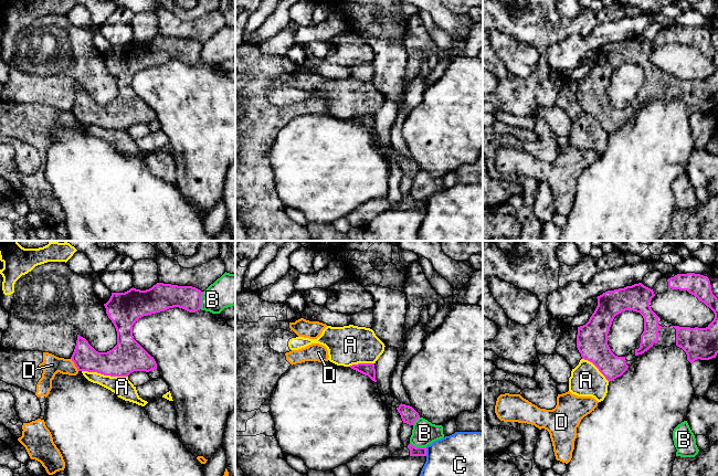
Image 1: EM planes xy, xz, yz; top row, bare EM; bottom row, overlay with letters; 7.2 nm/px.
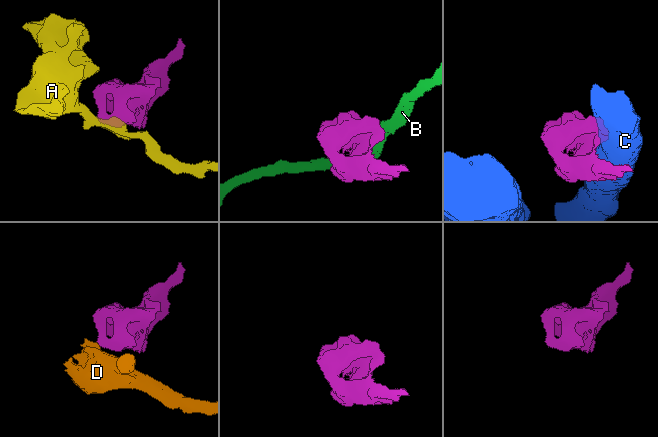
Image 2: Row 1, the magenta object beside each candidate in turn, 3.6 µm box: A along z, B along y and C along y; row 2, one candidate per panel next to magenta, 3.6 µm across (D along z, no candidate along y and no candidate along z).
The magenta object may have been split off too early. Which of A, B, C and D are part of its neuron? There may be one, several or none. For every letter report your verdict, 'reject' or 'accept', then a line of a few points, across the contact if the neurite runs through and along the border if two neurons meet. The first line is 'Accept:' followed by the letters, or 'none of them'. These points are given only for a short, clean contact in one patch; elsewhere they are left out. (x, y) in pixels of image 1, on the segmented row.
Accept: none of them
A: reject; line xy (82, 370), (127, 377)
B: reject
C: reject
D: reject; line xy (71, 358), (78, 370)

